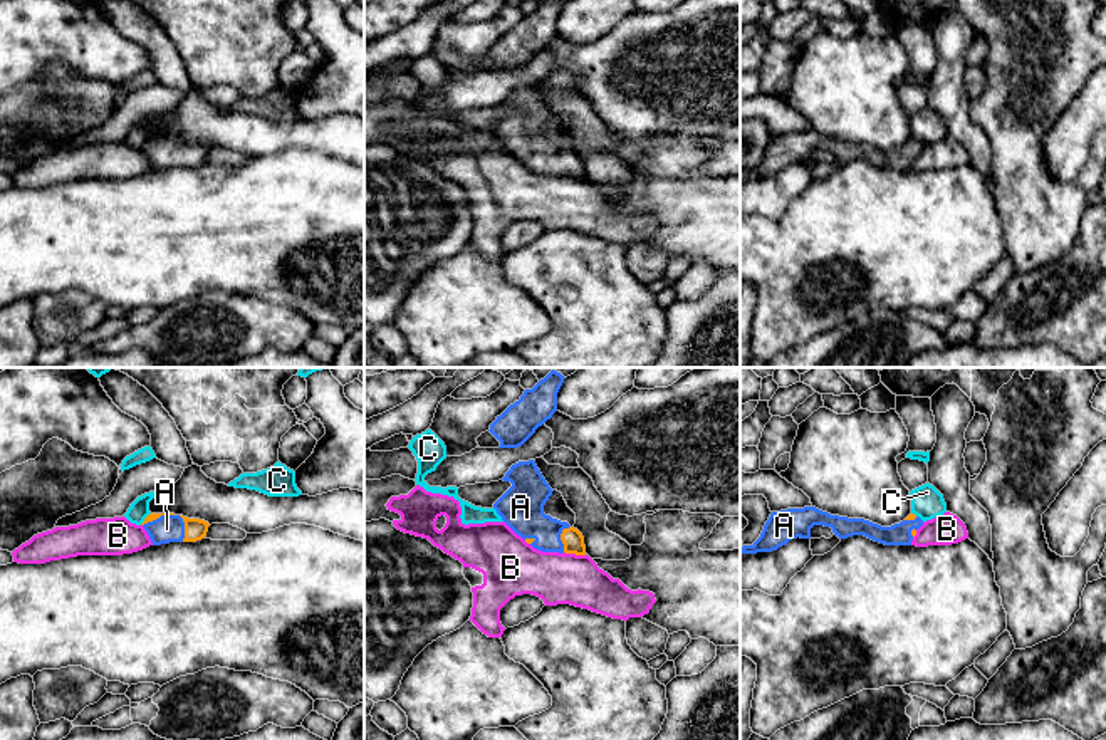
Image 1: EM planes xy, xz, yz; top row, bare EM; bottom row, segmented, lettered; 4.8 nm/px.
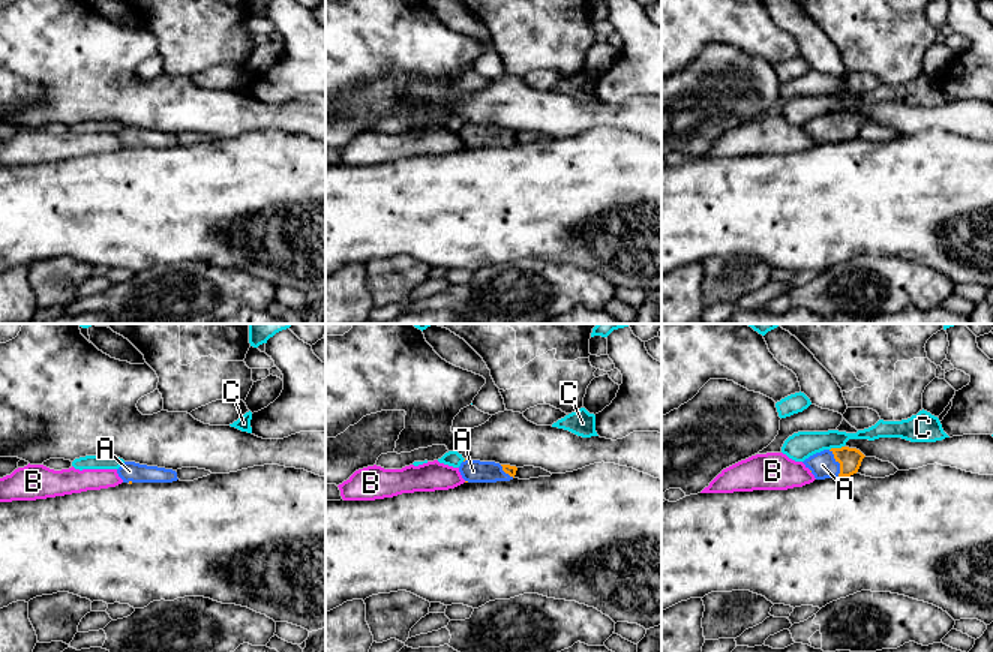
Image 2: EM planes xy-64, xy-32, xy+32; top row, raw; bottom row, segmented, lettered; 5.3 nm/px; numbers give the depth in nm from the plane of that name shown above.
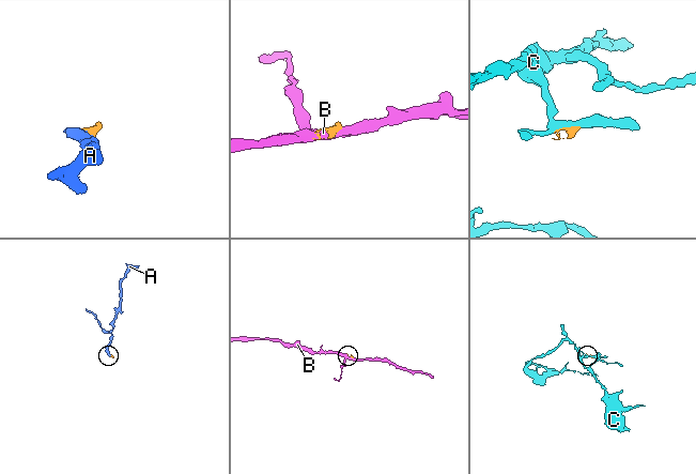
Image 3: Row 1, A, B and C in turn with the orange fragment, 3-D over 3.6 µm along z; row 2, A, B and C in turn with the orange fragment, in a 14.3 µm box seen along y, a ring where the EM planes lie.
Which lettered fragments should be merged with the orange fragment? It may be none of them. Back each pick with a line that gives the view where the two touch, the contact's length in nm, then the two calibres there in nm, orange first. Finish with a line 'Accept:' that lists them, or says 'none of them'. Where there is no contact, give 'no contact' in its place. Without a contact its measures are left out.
A: contact in xz; length 130 nm; calibres 100 and 220 nm
Accept: A

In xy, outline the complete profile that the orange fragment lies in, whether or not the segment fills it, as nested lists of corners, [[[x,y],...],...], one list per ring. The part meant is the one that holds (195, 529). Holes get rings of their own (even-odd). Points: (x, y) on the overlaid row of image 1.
[[[149,513],[141,524],[153,545],[170,542],[196,542],[205,539],[210,524],[175,513]]]

